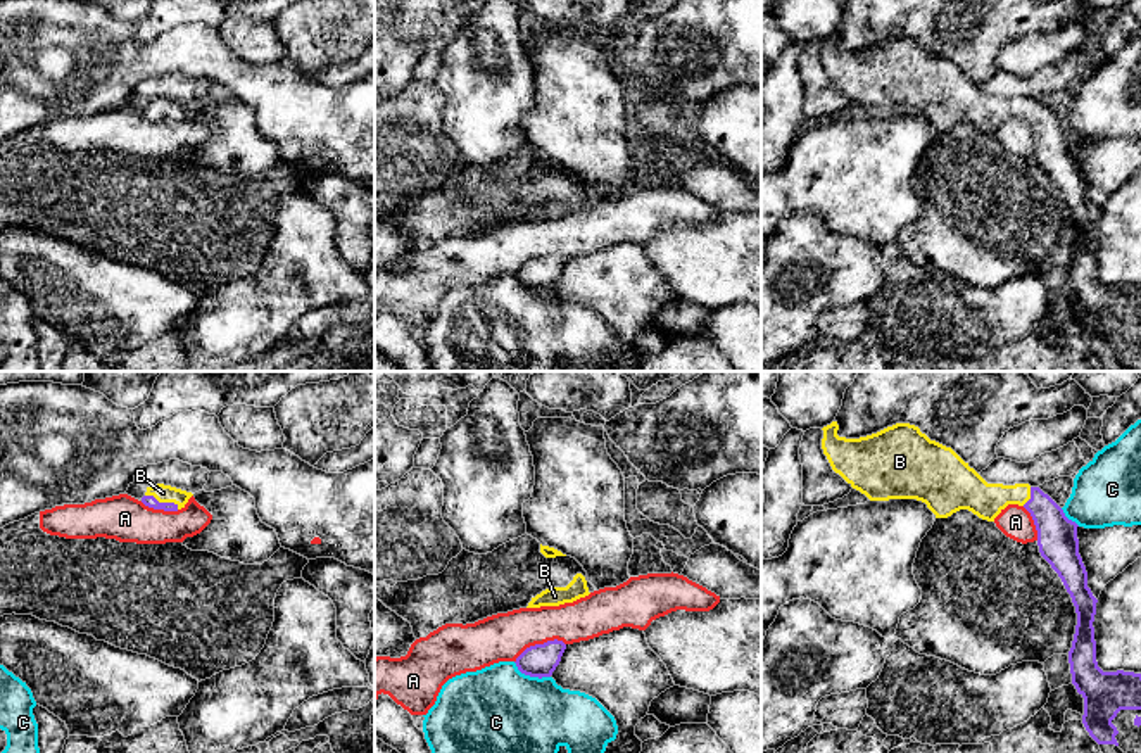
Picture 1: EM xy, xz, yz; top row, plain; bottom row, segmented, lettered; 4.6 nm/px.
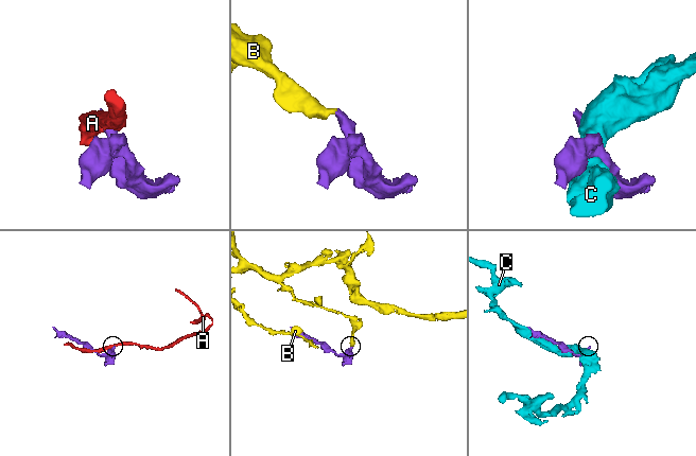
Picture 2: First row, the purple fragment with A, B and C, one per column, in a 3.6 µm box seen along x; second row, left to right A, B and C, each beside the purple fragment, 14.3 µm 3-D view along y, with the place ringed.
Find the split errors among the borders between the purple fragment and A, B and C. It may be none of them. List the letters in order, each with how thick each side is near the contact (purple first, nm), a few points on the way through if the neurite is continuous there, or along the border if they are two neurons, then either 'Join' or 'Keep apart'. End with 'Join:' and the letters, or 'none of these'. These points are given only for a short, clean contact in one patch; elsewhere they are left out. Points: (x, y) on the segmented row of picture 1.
A: Thickness 160 nm (purple) against 220 nm. Boundary: xz (565, 643), (548, 639), (530, 645), (515, 662). Keep apart
B: Thickness 60 nm (purple) against 80 nm. Path across: xy (151, 501), (163, 503), (163, 493). Join
C: Thickness 160 nm (purple) against 400 nm. Keep apart
Join: B

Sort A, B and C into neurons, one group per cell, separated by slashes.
A / B / C

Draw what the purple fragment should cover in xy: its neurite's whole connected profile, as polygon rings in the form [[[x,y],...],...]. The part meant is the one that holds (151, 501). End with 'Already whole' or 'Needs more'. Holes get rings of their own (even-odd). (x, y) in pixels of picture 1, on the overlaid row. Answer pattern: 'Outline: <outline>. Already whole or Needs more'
Outline: [[[157,484],[152,487],[147,487],[145,496],[142,497],[142,503],[154,509],[164,509],[164,511],[178,511],[185,508],[188,499],[192,497],[192,492]]]. Needs more

